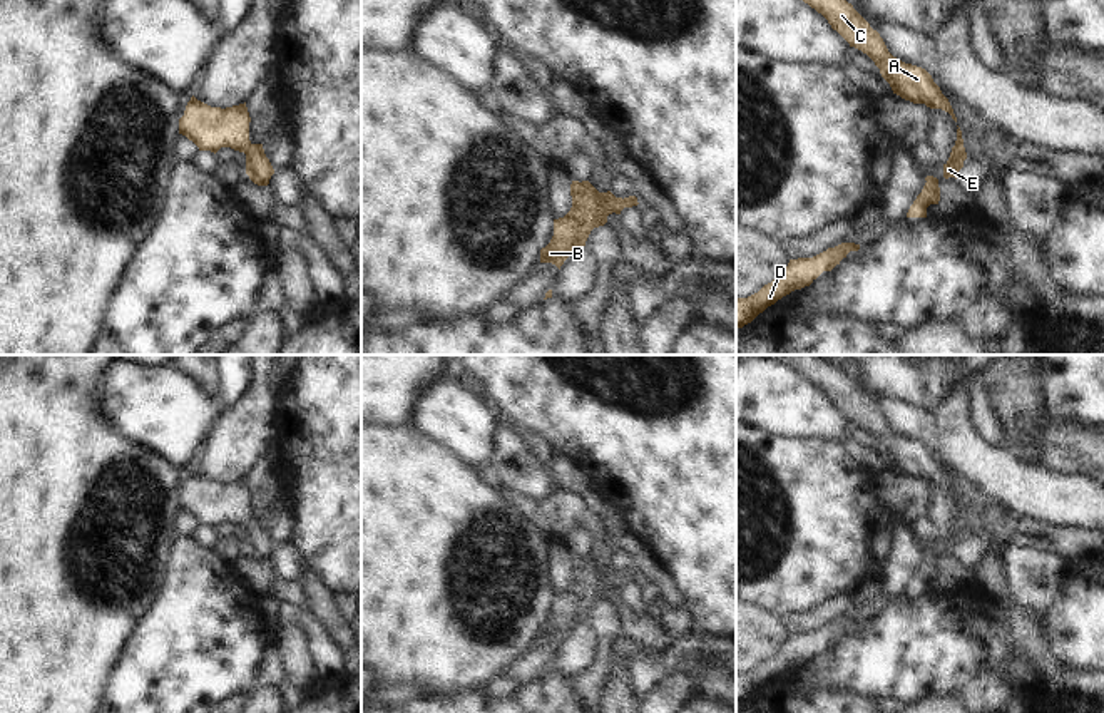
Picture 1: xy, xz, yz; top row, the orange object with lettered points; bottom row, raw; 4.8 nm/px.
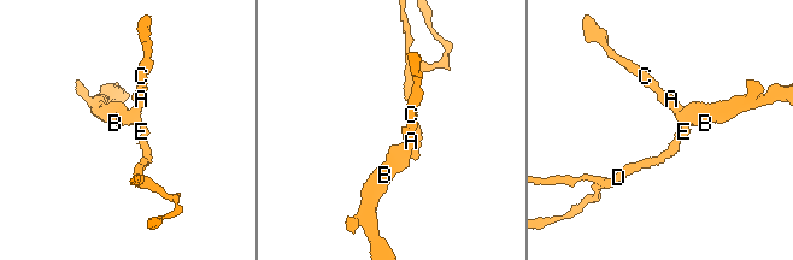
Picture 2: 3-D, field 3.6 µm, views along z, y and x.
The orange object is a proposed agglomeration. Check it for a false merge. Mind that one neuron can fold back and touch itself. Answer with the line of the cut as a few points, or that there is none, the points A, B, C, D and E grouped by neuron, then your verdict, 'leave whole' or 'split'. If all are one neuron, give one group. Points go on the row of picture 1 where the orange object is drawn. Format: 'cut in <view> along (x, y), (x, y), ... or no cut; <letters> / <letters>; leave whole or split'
no cut; A B C D E; leave whole

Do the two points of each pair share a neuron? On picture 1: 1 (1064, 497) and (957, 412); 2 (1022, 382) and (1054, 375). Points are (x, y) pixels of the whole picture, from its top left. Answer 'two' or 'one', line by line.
1: one
2: two

